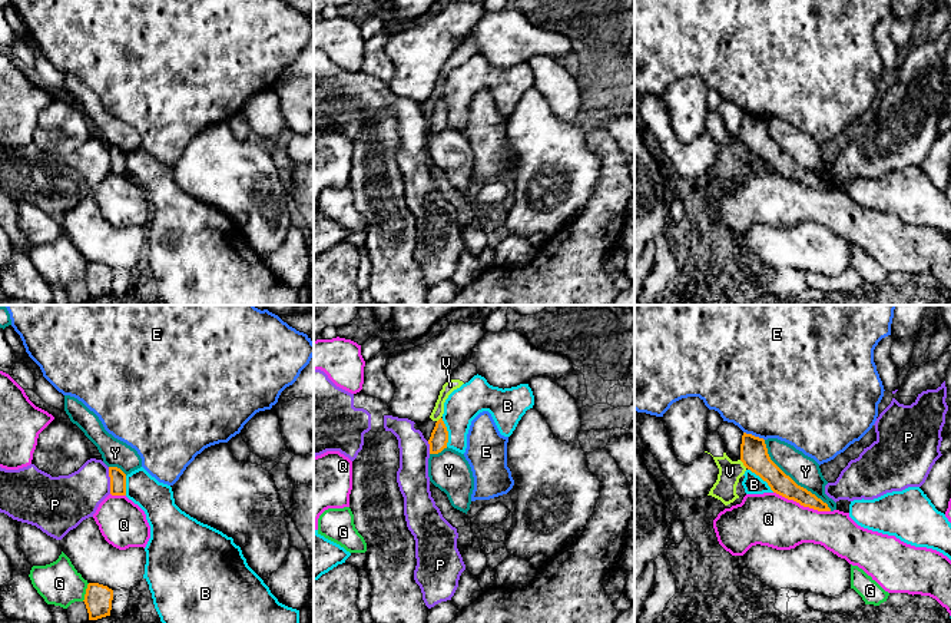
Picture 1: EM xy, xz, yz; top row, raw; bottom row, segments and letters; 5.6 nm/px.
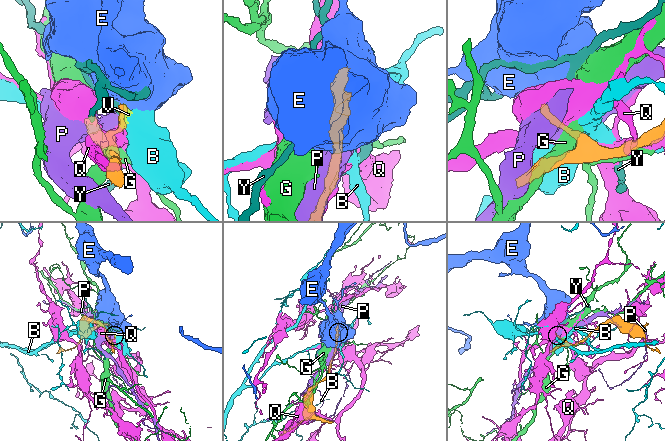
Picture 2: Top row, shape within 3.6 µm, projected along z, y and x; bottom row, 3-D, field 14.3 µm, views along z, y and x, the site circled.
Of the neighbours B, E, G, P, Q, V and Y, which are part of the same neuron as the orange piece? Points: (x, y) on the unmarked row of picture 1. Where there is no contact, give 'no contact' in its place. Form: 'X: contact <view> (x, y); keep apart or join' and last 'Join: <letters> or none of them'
B: contact yz (762, 158); keep apart
E: contact yz (754, 115); keep apart
G: contact xy (86, 271); keep apart
P: contact xy (110, 159); keep apart
Q: contact yz (802, 184); keep apart
V: contact yz (744, 143); keep apart
Y: contact yz (791, 158); keep apart
Join: none of them

